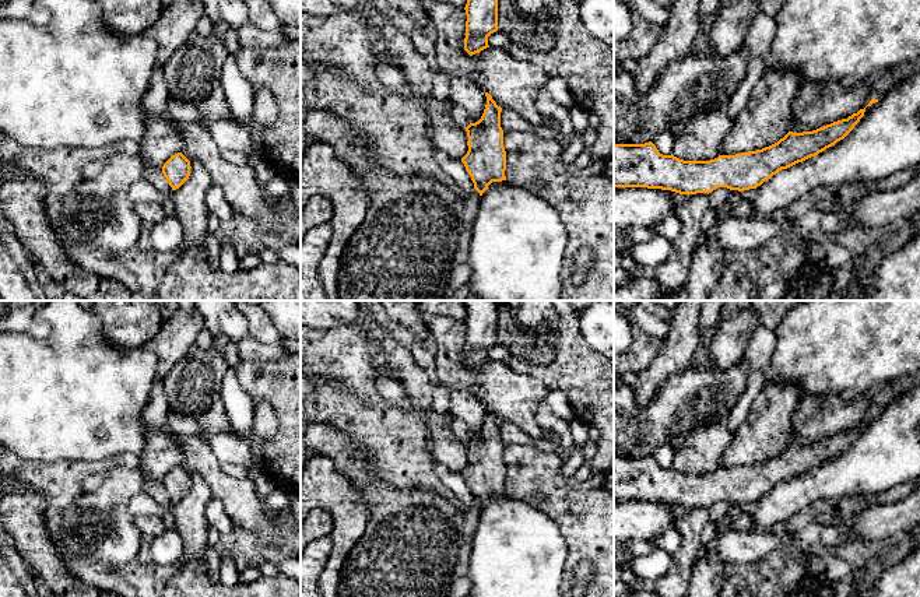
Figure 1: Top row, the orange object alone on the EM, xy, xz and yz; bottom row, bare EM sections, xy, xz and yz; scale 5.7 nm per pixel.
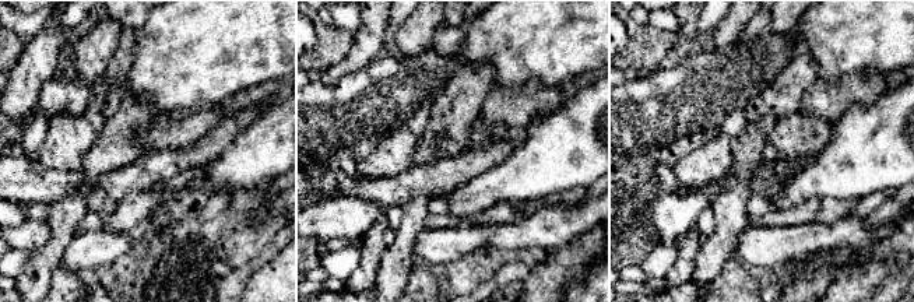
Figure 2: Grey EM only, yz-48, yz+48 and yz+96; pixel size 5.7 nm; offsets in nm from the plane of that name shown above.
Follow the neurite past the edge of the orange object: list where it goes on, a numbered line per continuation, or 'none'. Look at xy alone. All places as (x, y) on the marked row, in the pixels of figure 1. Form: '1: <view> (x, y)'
none

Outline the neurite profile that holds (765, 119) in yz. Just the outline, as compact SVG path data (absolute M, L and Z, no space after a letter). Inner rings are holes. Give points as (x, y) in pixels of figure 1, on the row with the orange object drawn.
M768 66L749 94L747 106L733 120L721 155L762 150L790 131L791 103L800 91L796 71Z

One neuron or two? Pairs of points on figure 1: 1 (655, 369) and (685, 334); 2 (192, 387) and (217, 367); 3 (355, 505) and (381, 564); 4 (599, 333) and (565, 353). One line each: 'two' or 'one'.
1: one
2: one
3: two
4: two

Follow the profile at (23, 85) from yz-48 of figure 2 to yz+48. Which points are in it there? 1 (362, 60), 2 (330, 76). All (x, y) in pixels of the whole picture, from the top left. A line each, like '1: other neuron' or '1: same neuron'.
1: same neuron
2: same neuron

